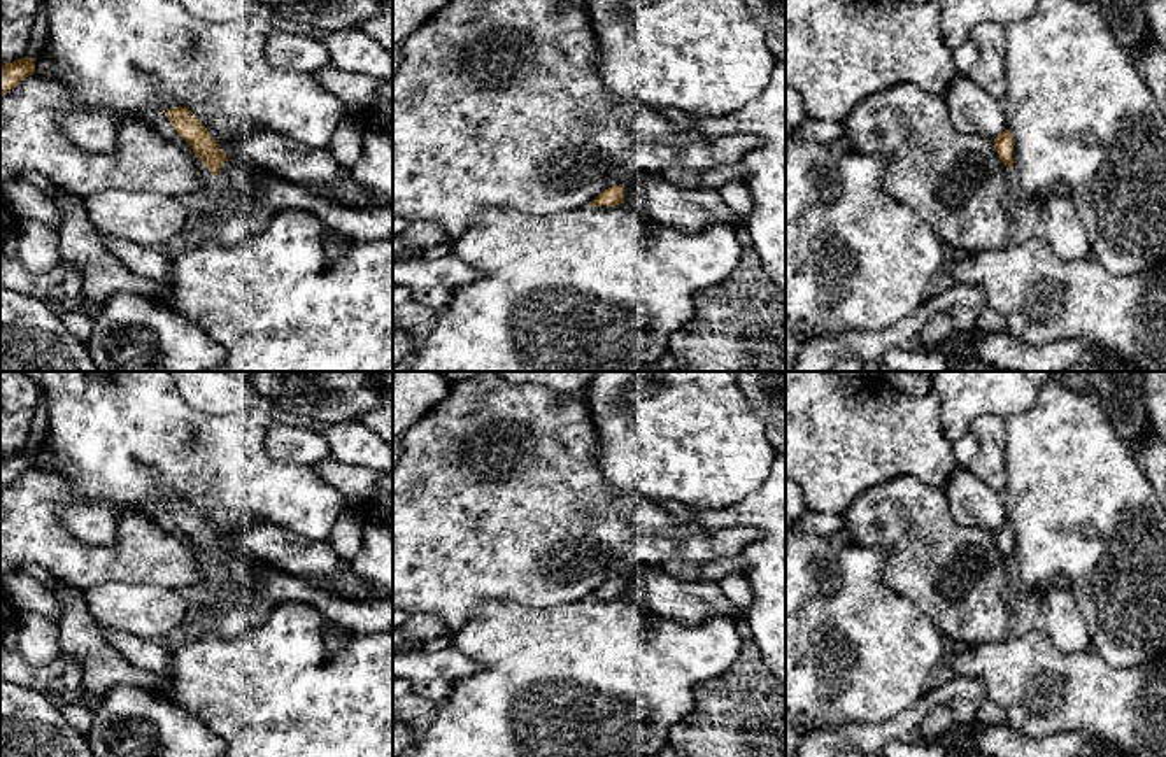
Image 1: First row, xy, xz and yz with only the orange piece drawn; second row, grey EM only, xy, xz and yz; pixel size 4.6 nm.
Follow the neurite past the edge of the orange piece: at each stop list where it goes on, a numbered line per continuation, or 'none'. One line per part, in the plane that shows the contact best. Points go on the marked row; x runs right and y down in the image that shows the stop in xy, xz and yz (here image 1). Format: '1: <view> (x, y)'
1: xy (241, 179)

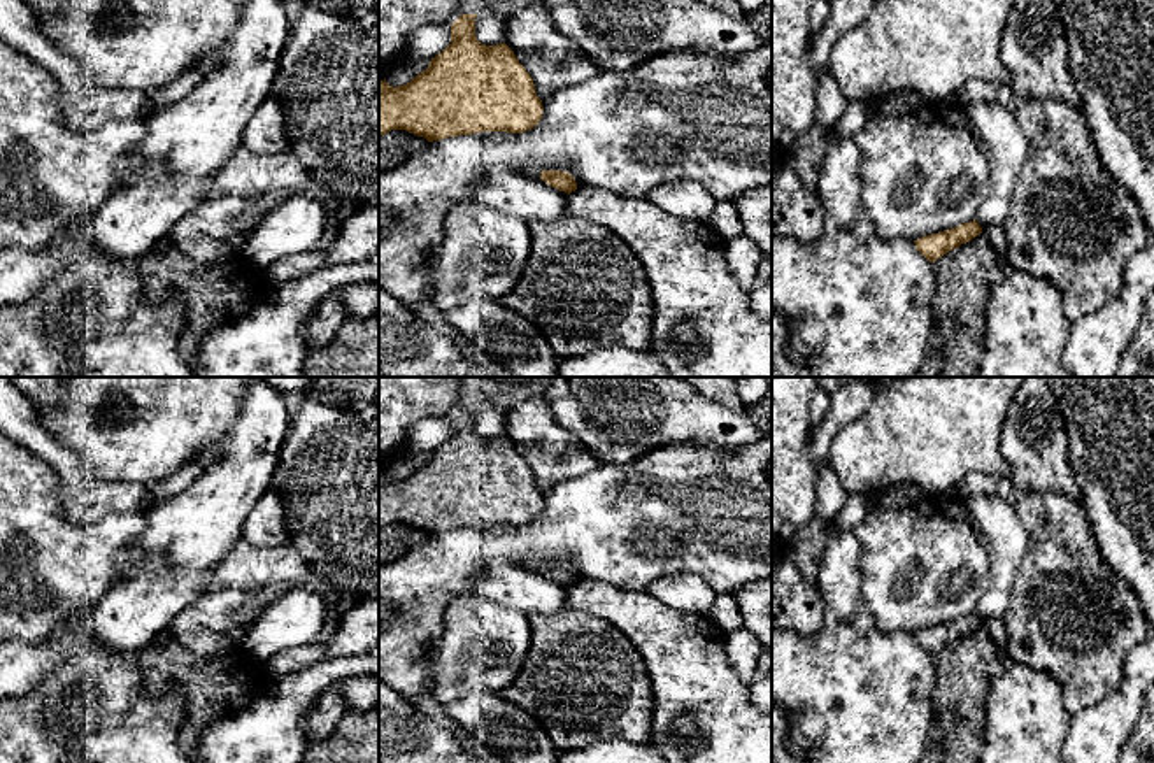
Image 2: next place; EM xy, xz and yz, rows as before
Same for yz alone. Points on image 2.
none

